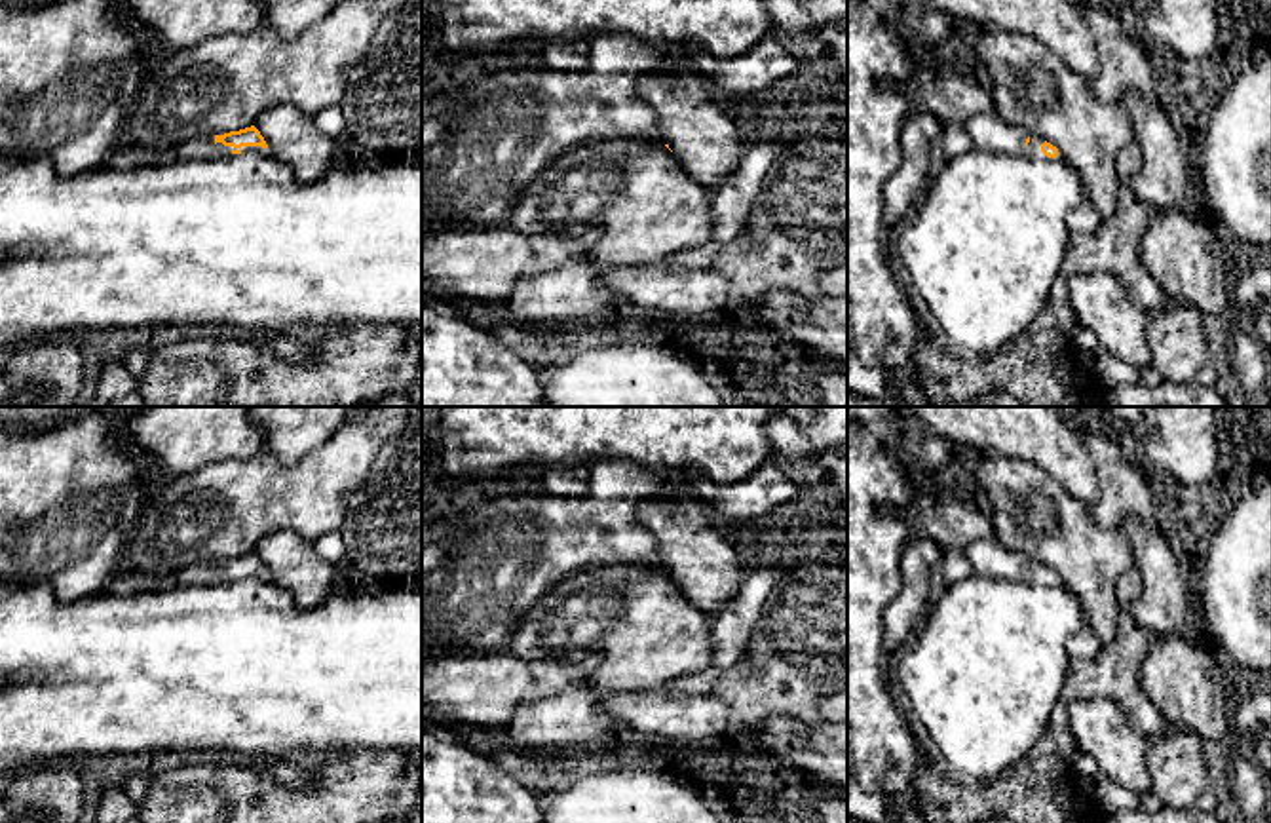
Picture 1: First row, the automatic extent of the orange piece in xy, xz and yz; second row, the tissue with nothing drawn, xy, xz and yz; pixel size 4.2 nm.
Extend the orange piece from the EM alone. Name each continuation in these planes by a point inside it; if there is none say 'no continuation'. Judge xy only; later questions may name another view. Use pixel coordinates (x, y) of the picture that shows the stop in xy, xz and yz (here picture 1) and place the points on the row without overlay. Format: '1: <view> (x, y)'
1: xy (223, 576)

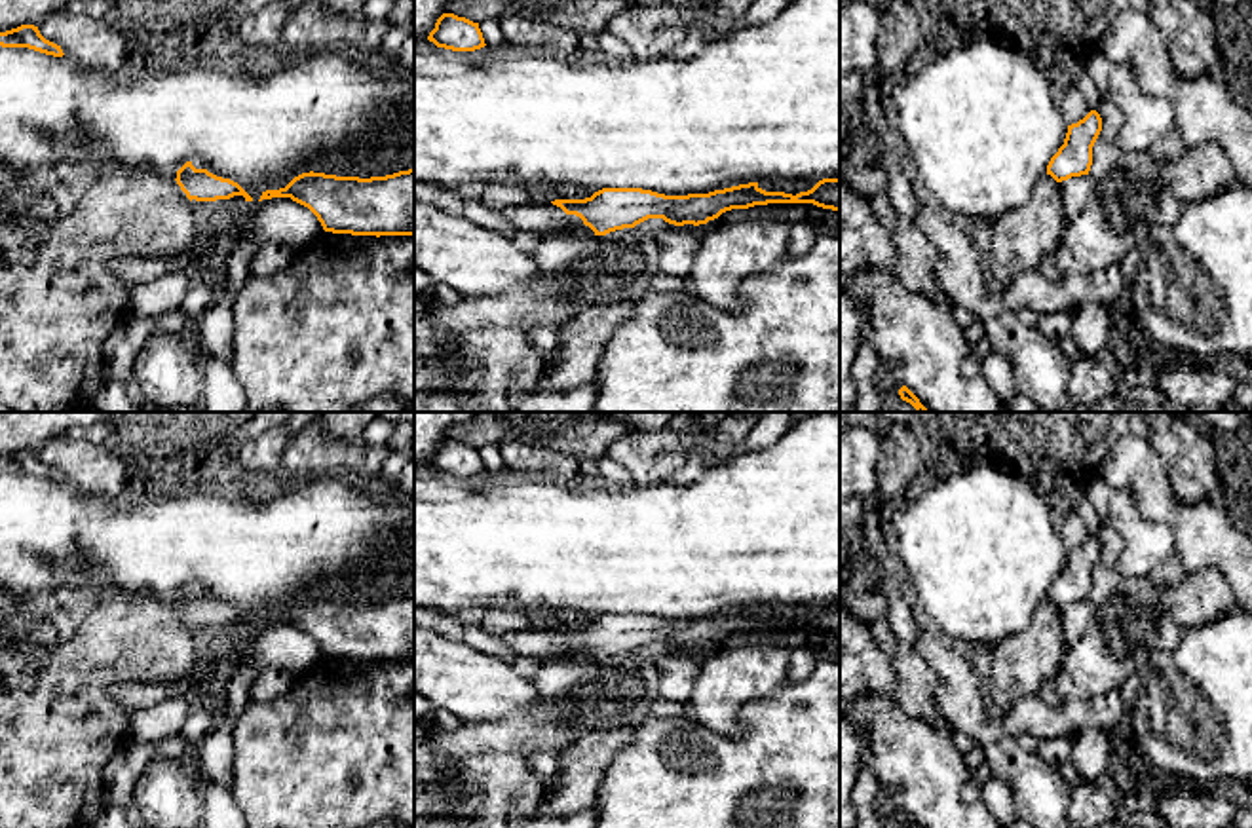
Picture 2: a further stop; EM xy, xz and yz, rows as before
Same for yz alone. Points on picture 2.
no continuation

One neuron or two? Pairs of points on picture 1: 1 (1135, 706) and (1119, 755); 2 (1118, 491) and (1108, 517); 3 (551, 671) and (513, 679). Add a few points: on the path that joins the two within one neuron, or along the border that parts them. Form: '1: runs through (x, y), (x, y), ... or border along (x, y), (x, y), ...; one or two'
1: border along (1091, 698), (1110, 698), (1150, 742); two
2: runs through (1118, 497), (1110, 512); one
3: runs through (542, 671), (523, 671); one

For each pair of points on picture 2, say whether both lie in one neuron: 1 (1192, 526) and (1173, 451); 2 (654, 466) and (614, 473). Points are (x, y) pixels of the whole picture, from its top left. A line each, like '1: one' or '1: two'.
1: two
2: two

